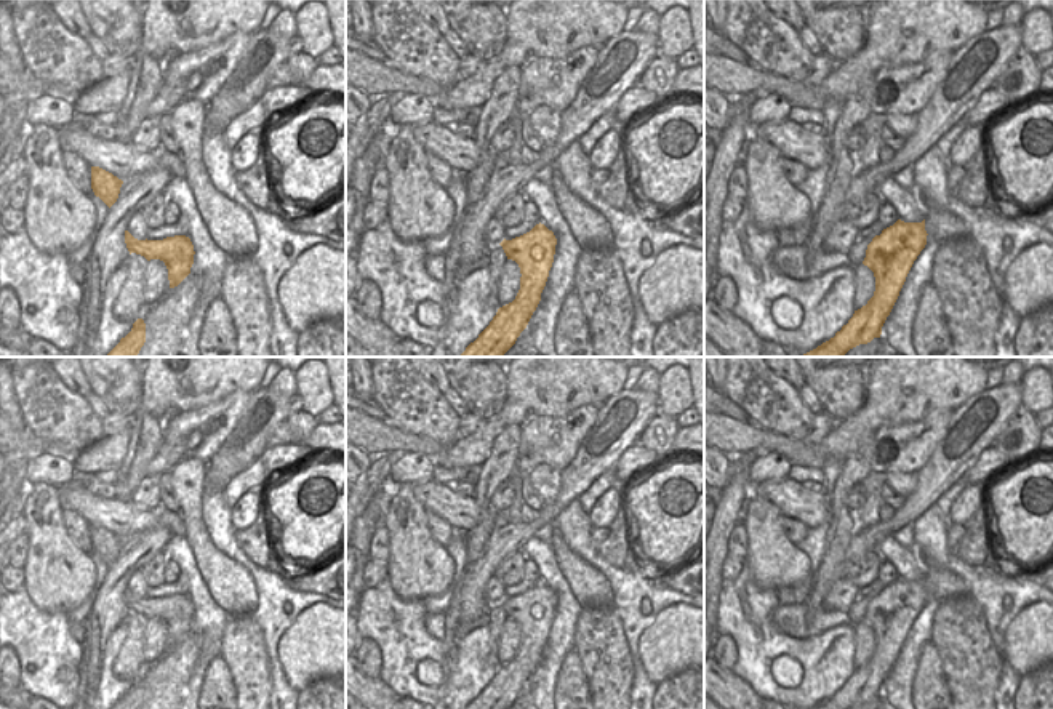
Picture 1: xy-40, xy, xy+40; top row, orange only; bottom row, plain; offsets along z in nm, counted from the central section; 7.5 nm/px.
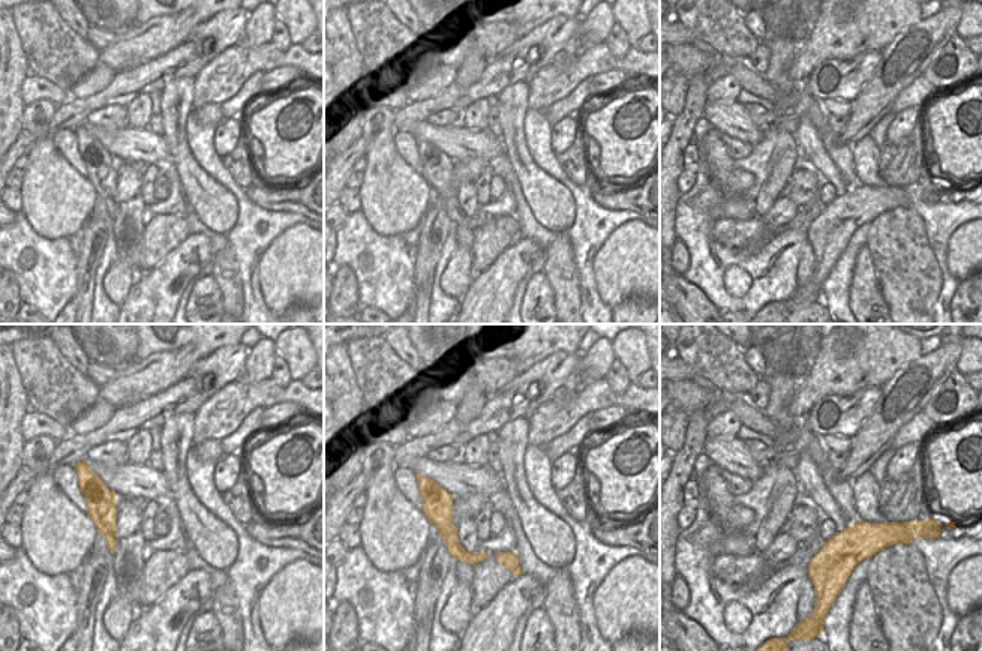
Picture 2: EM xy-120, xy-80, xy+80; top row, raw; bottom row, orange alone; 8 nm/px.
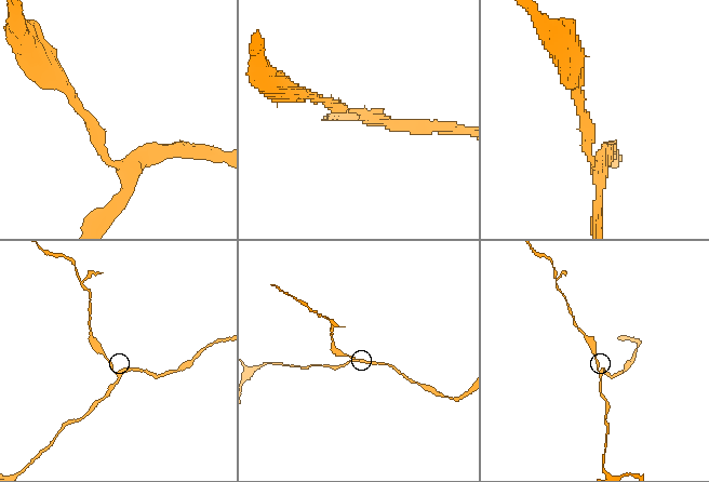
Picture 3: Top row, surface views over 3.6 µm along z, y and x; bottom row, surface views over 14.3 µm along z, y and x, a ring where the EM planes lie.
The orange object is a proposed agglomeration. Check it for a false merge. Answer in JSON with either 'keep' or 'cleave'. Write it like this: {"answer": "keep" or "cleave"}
{"answer": "cleave"}

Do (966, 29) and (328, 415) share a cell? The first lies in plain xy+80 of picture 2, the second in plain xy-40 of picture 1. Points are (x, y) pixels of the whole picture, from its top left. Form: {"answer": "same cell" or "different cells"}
{"answer": "different cells"}

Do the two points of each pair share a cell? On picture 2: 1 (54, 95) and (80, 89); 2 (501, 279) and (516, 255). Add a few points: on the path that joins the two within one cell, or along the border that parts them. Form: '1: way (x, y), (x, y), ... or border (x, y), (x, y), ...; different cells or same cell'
1: border (68, 90), (71, 96); different cells
2: way (505, 273), (516, 261); same cell

